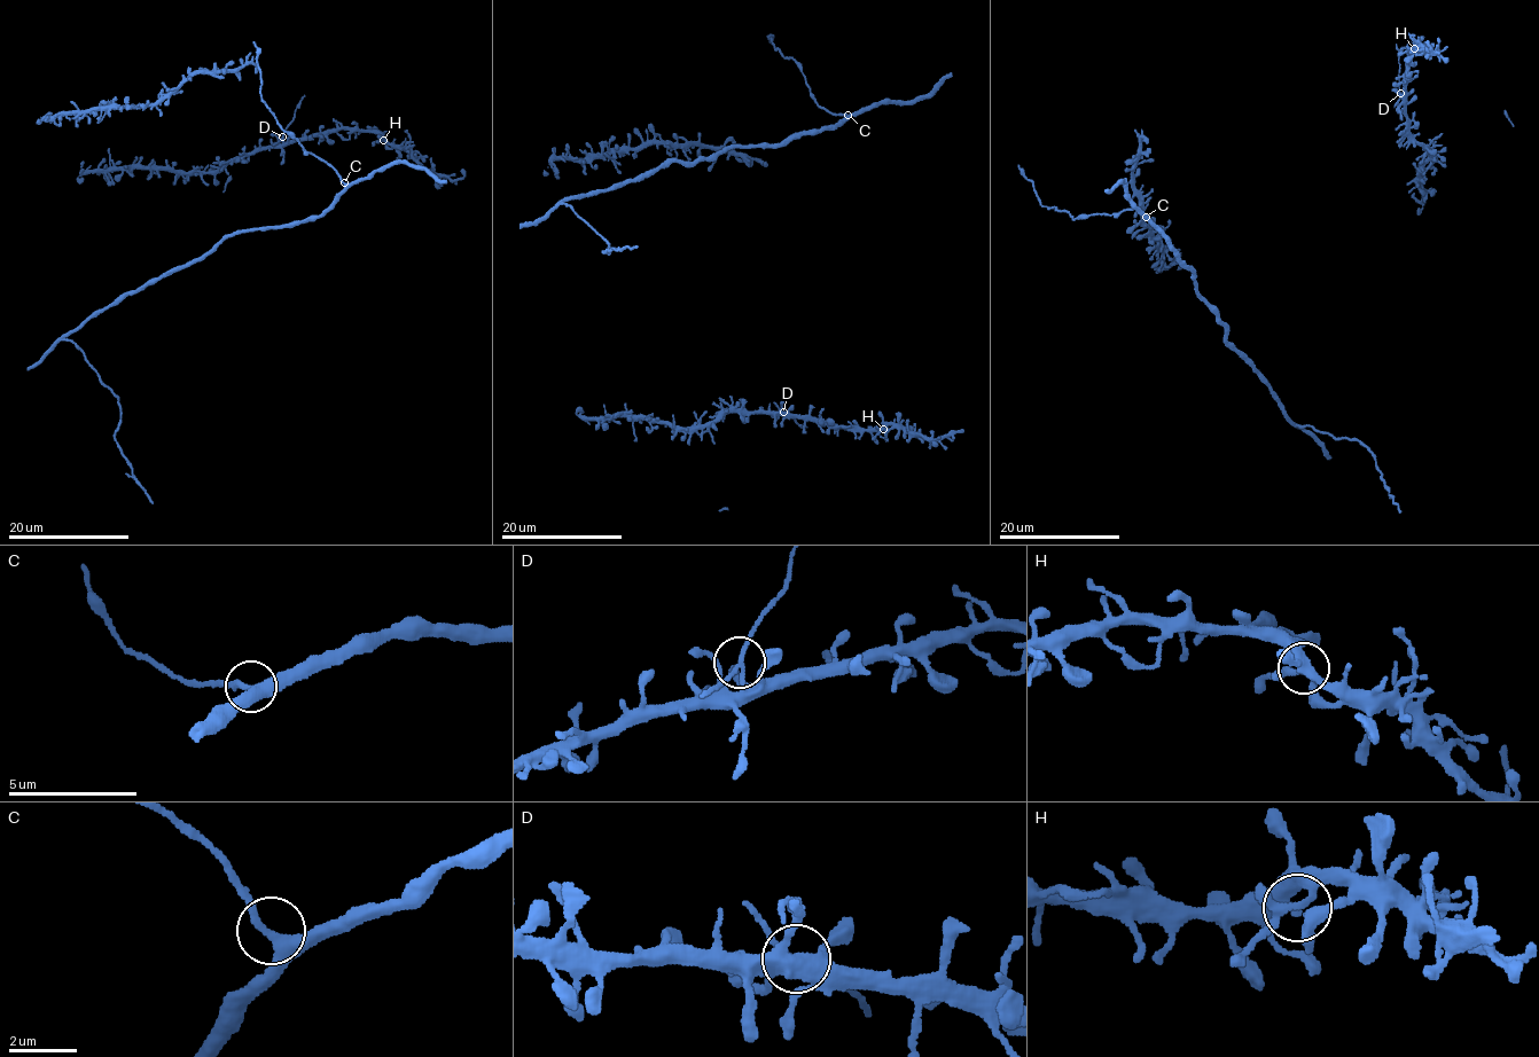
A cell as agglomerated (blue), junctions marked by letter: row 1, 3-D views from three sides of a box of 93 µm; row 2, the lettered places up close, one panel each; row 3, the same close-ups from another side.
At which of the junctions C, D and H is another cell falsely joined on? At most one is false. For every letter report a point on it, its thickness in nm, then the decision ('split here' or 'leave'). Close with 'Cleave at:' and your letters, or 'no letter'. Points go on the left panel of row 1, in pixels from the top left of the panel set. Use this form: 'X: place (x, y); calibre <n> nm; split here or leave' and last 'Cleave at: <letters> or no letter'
C: place (344, 182); calibre 320 nm; leave
D: place (282, 136); calibre 140 nm; split here
H: place (383, 140); calibre 180 nm; leave
Cleave at: D

